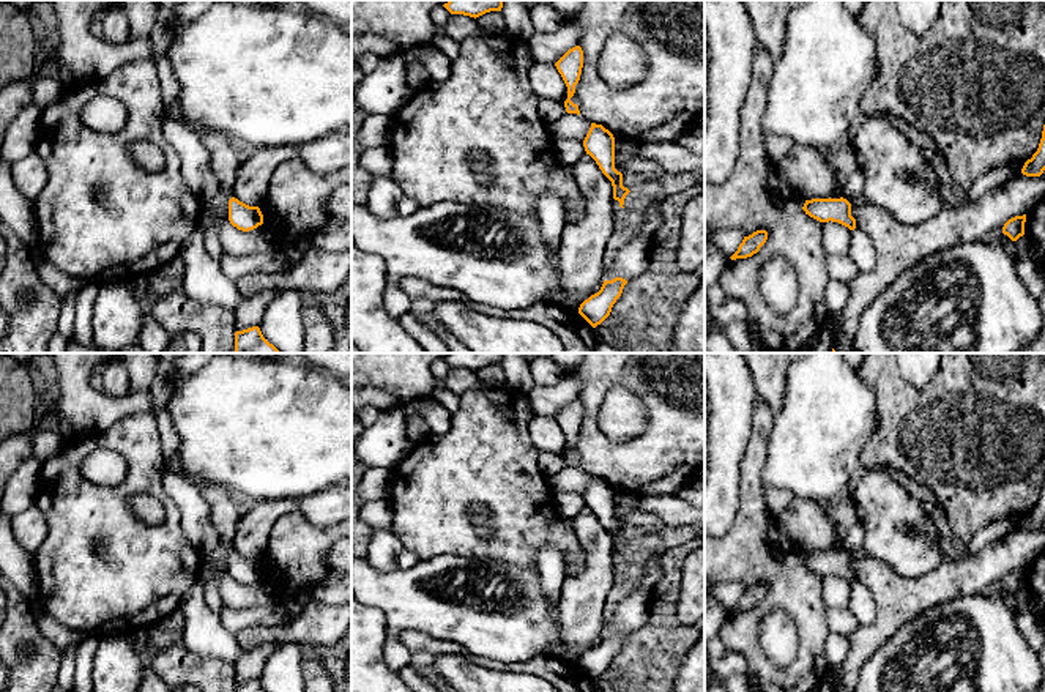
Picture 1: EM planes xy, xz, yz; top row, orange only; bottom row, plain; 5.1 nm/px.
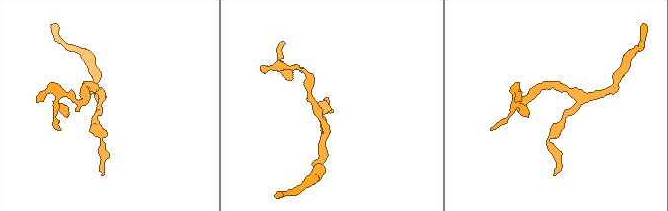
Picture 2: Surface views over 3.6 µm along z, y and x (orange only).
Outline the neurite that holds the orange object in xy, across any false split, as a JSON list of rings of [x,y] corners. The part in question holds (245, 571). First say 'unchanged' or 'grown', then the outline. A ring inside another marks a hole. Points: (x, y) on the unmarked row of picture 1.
unchanged | [[[232,550],[229,553],[229,574],[238,583],[249,585],[263,577],[263,567],[258,560],[249,560]]]

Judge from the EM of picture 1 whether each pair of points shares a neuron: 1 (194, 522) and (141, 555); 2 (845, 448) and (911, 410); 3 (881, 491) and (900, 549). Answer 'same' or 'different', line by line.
1: different
2: different
3: same

